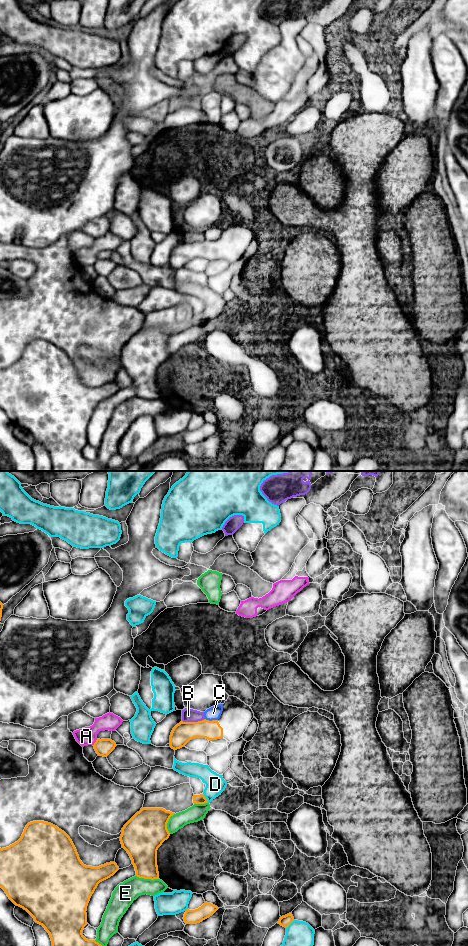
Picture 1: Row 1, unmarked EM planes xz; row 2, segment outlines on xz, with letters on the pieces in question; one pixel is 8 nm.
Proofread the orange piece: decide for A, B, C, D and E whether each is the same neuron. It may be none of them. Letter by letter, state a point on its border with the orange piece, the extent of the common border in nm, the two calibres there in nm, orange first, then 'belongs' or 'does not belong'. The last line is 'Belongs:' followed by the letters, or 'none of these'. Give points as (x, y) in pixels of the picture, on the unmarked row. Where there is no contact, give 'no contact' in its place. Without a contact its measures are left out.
A: contact xz (95, 262); length 70 nm; calibres 140 and 150 nm; does not belong
B: contact xz (193, 242); length 180 nm; calibres 170 and 110 nm; does not belong
C: contact xz (210, 241); length 110 nm; calibres 170 and 110 nm; does not belong
D: contact xz (205, 318); length 90 nm; calibres 80 and 160 nm; does not belong
E: contact xz (147, 398); length 190 nm; calibres 240 and 180 nm; does not belong
Belongs: none of these

